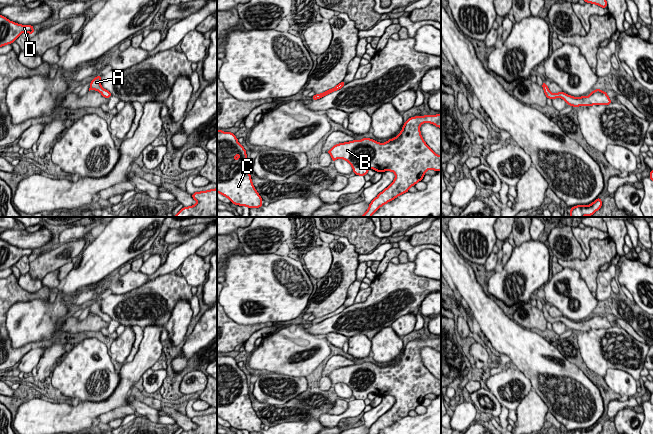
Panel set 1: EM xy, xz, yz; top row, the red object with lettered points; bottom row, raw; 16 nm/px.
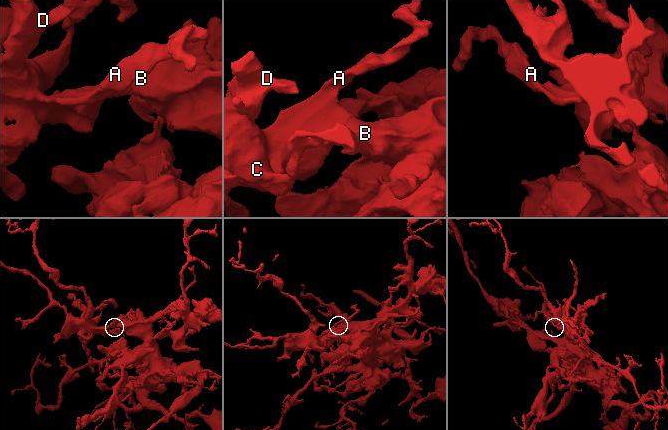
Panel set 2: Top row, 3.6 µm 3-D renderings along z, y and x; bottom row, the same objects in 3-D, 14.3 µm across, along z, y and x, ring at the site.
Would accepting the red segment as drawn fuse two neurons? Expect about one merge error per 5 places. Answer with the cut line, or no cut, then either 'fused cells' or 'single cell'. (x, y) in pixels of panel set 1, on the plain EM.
no cut | single cell

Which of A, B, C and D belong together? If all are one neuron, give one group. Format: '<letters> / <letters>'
A B C D

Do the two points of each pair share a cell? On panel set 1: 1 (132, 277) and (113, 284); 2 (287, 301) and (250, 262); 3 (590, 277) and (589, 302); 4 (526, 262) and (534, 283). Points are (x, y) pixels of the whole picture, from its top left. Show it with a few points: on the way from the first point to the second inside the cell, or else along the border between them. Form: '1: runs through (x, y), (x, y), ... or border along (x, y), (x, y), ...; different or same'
1: runs through (127, 282), (118, 284); same
2: runs through (277, 291), (258, 272); same
3: border along (577, 270), (591, 292); different
4: runs through (531, 267), (534, 270), (534, 278); same

